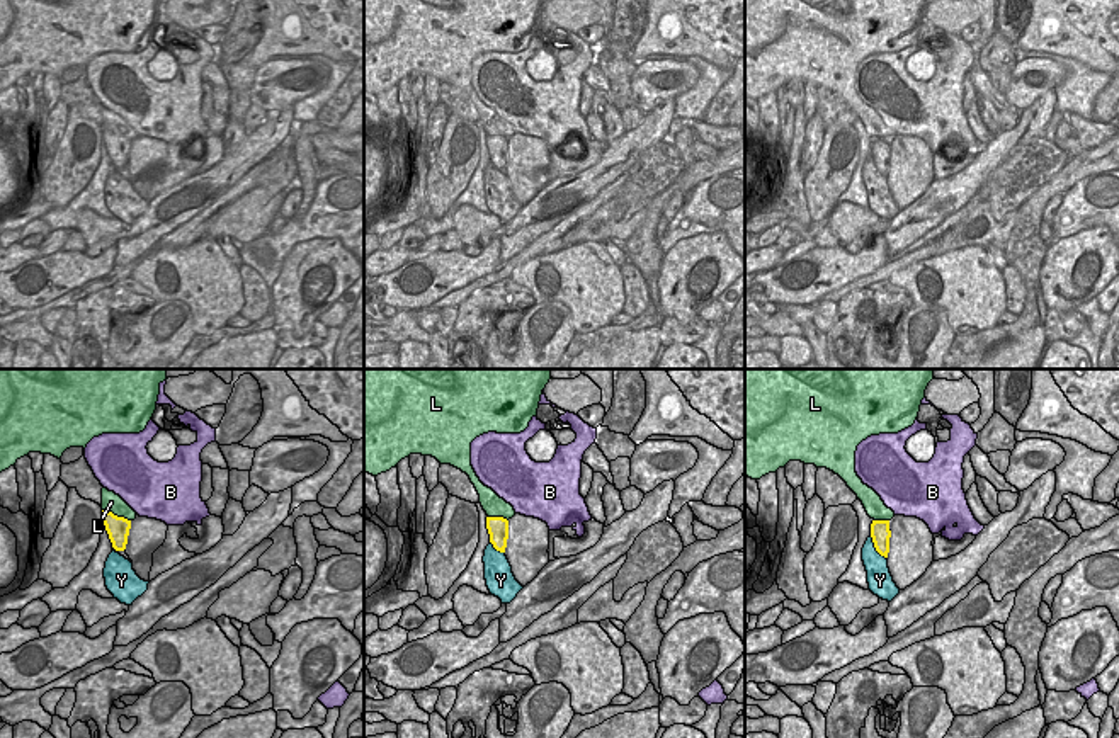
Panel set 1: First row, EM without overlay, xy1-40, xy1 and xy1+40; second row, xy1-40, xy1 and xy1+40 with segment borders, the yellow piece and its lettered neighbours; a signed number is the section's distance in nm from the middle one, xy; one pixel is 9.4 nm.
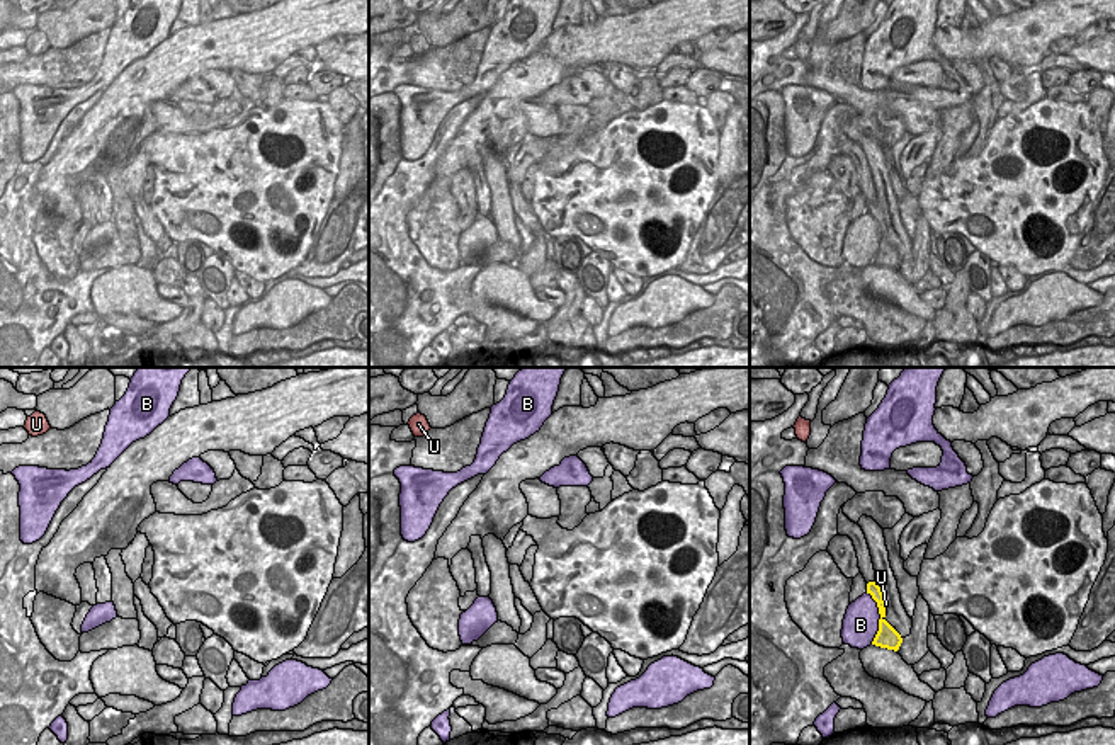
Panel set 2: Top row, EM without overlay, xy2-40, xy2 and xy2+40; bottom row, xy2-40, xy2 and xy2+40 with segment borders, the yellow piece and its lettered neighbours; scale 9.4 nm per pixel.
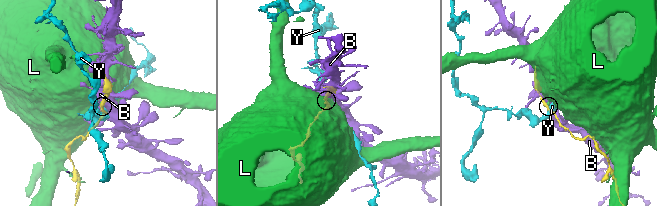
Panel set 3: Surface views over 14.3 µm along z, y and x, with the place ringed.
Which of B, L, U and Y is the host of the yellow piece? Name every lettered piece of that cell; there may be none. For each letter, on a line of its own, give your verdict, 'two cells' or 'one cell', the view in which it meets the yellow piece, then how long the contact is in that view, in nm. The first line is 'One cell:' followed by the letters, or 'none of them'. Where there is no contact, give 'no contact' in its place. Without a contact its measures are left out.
One cell: U
B: two cells; meets yellow in xy2+40; contact 500 nm long
L: two cells; meets yellow in xy1-40; contact 300 nm long
U: one cell; meets yellow in xy2+40; contact 190 nm long
Y: two cells; meets yellow in xy1+40; contact 260 nm long

